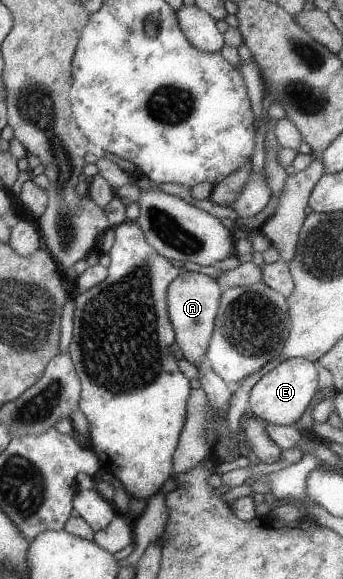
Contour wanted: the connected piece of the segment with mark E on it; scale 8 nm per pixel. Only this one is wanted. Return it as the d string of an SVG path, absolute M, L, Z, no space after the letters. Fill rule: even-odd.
M302 357L287 358L275 369L268 371L252 387L249 411L266 423L291 426L308 411L310 403L317 397L316 394L320 389L319 377L317 362Z

